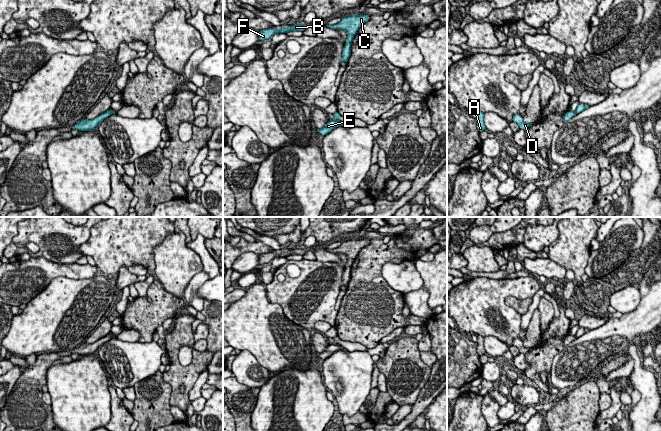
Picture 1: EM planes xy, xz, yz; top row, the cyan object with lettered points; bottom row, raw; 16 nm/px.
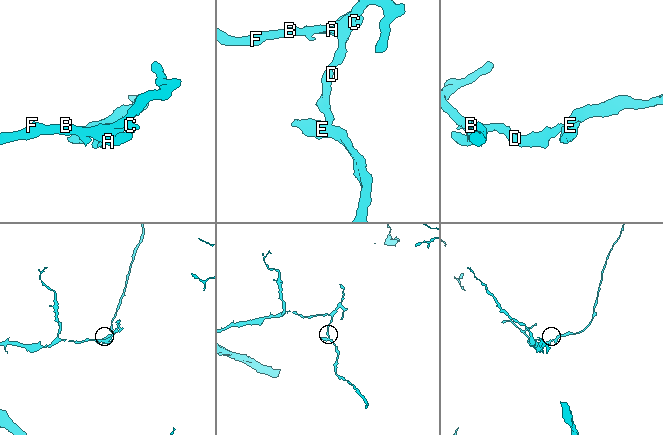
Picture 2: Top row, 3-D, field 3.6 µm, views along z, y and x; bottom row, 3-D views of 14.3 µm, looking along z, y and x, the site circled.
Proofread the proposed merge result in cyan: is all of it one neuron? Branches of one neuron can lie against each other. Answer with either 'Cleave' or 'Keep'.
Cleave

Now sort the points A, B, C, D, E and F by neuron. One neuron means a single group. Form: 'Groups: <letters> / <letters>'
Groups: A B C D F / E

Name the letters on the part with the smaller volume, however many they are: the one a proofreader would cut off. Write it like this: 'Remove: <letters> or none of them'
Remove: E

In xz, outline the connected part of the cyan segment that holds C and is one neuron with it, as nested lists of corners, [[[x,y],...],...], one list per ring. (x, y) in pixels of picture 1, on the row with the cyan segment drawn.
[[[353,14],[353,15],[349,15],[346,17],[343,17],[341,22],[335,25],[328,25],[326,22],[326,26],[328,28],[331,29],[343,29],[346,31],[347,33],[347,40],[346,40],[346,44],[343,48],[343,54],[342,54],[342,59],[341,62],[348,62],[348,59],[351,55],[351,44],[352,44],[352,40],[355,36],[355,34],[357,33],[359,27],[364,24],[365,22],[367,22],[369,20],[369,15],[358,15]]]

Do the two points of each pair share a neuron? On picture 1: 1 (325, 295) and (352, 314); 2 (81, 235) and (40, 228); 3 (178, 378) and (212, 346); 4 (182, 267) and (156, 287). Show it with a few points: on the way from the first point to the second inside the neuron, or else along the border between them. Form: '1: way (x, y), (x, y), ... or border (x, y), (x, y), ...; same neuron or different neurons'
1: border (338, 311), (333, 326); different neurons
2: way (71, 235), (50, 231); same neuron
3: border (207, 349), (212, 353); different neurons
4: border (156, 278), (166, 291), (179, 298); different neurons

